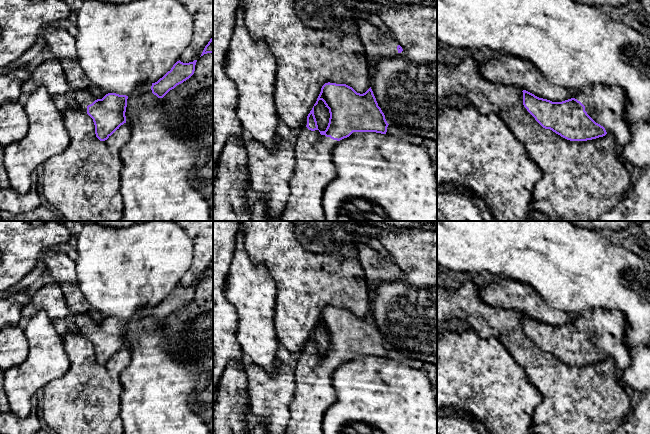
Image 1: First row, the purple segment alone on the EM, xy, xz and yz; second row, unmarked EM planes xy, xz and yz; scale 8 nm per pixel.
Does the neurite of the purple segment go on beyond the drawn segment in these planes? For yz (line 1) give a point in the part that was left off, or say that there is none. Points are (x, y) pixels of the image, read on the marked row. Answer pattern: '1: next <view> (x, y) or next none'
1: next yz (606, 104)

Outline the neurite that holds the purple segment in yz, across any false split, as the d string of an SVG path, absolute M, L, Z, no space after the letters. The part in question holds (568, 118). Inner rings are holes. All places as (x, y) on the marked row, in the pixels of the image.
M597 83L562 102L522 92L523 105L535 120L567 140L587 141L610 134L619 149L631 140L628 99L620 86Z

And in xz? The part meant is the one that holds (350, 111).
M325 83L307 116L307 125L301 129L295 143L295 167L290 179L290 196L277 221L326 221L322 197L327 186L337 177L332 152L339 142L353 132L376 132L386 134L388 123L378 106L371 87L363 94L346 84ZM322 100L329 109L330 118L325 131L318 129L314 107Z

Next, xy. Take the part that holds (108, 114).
M79 89L75 91L75 99L79 109L87 113L94 122L95 134L100 141L107 140L121 125L126 123L126 95L116 93L103 93L103 96L96 99L88 89Z

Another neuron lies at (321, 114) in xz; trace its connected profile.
M322 100L318 101L318 104L314 106L314 115L317 121L318 129L325 131L330 118L329 109L326 107Z

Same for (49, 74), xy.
M56 58L44 61L32 71L22 86L22 97L31 94L40 86L44 87L52 97L64 95L71 90L61 63Z

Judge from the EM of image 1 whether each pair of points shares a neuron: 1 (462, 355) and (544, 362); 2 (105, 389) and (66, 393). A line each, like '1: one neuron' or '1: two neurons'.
1: two neurons
2: one neuron

